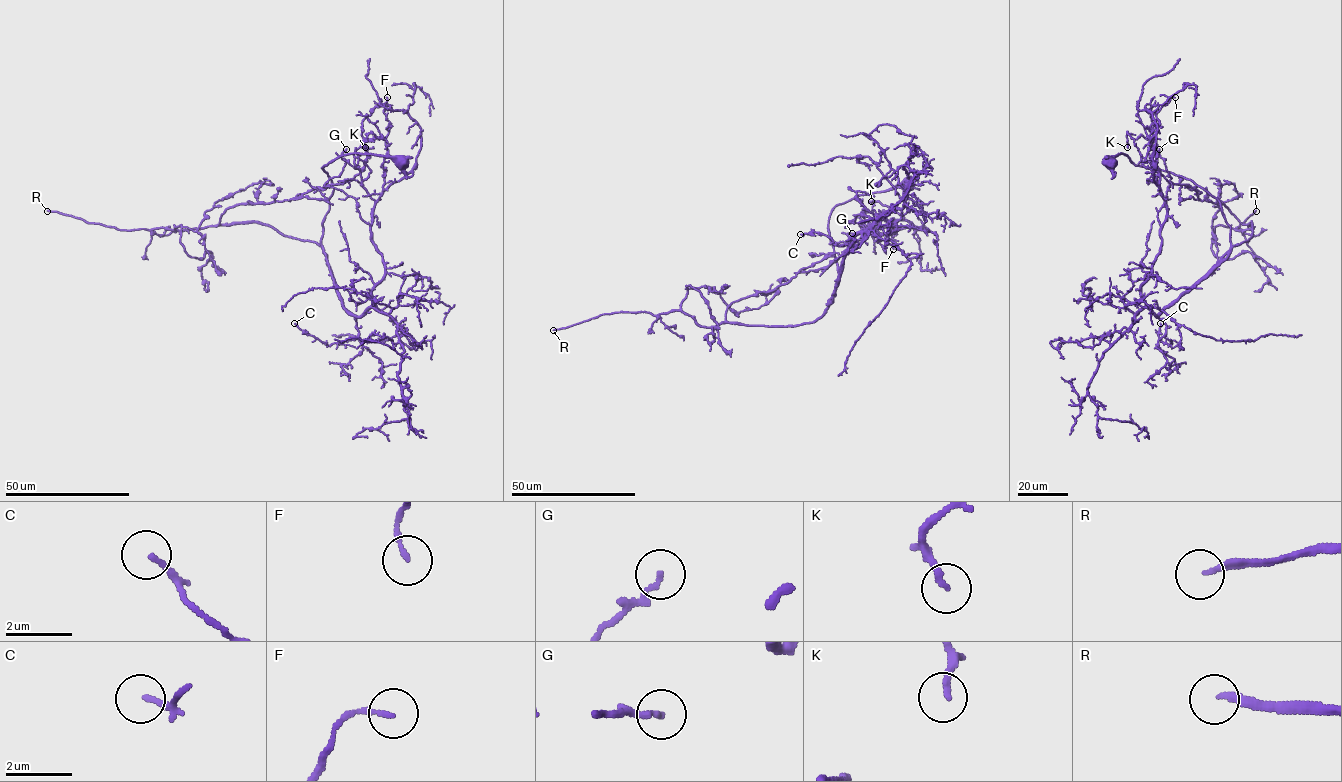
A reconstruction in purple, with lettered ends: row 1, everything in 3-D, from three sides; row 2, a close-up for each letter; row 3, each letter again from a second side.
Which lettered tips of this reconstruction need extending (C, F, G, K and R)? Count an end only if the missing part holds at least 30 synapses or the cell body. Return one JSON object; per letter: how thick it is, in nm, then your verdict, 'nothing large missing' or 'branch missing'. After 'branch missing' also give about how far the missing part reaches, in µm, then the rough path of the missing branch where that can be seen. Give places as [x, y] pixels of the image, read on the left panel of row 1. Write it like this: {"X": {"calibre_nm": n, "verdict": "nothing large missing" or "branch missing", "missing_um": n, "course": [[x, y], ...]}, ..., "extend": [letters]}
{"C": {"calibre_nm": 160, "verdict": "nothing large missing"}, "F": {"calibre_nm": 140, "verdict": "nothing large missing"}, "G": {"calibre_nm": 160, "verdict": "nothing large missing"}, "K": {"calibre_nm": 200, "verdict": "nothing large missing"}, "R": {"calibre_nm": 200, "verdict": "branch missing", "missing_um": 180}, "extend": ["R"]}

